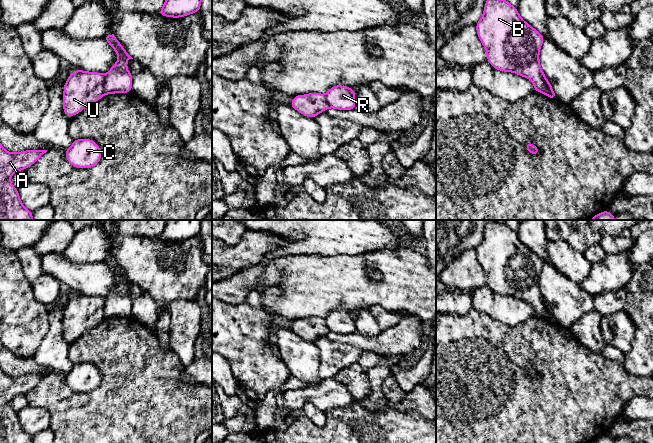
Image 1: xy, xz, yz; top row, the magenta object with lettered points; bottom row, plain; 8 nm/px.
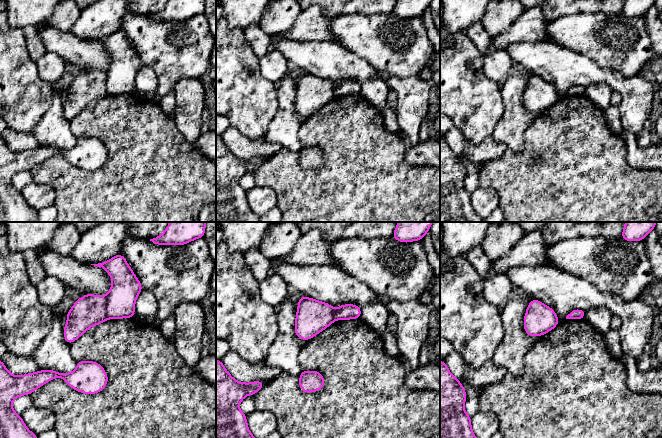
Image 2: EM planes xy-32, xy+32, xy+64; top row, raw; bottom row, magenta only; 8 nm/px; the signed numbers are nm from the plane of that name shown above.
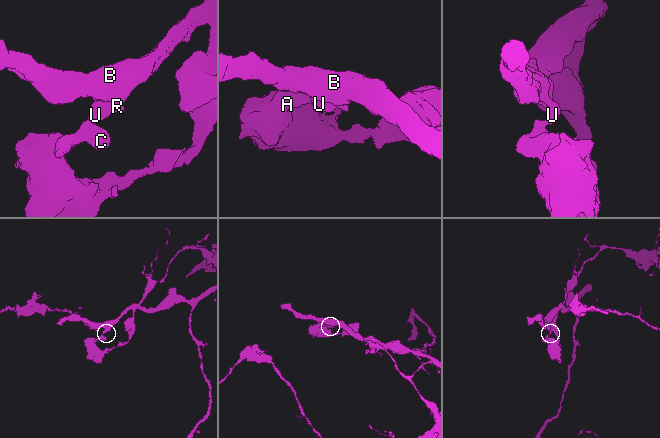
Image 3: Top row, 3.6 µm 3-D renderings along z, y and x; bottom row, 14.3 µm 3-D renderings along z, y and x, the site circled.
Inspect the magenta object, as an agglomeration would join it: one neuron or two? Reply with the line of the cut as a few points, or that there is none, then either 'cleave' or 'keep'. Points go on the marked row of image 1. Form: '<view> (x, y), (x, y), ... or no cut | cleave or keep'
xy (105, 75), (104, 93) | cleave

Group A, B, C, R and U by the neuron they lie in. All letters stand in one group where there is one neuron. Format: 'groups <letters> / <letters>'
groups A C U / B R

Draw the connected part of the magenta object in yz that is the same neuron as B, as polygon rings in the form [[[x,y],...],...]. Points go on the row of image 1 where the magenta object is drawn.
[[[486,0],[483,16],[475,27],[487,52],[487,62],[492,67],[526,77],[532,81],[536,92],[545,91],[544,73],[539,61],[539,52],[545,37],[520,17],[517,8],[507,0]]]

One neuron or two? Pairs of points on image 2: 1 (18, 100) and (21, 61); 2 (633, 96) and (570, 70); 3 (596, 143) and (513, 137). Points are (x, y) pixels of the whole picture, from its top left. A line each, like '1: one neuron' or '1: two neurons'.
1: one neuron
2: one neuron
3: two neurons

